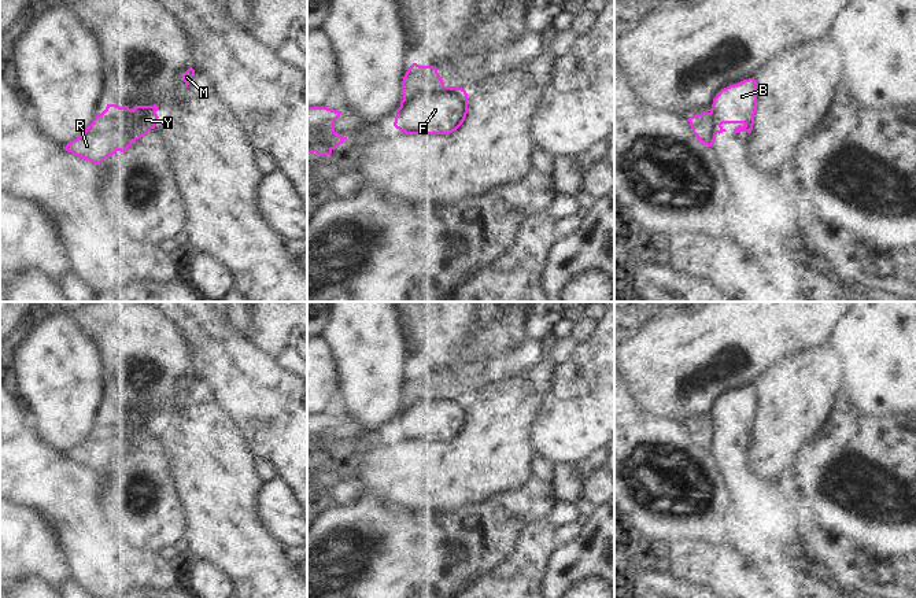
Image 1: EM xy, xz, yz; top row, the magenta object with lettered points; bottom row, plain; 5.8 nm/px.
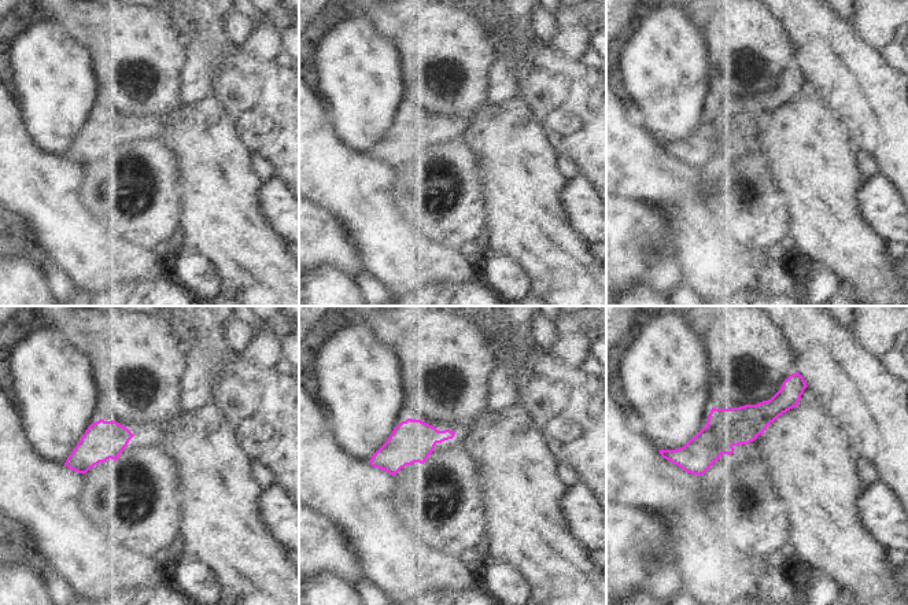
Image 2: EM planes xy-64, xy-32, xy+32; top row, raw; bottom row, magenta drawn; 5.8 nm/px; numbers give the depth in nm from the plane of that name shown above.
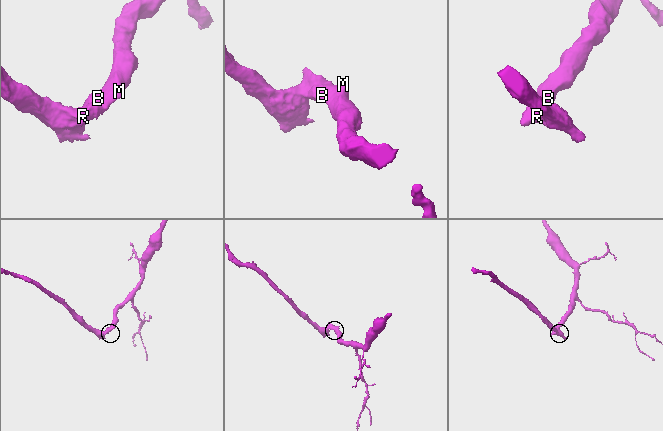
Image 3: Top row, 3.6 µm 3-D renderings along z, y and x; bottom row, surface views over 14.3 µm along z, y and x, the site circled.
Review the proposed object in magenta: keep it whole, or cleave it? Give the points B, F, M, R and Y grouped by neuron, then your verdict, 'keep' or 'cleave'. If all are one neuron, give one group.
groups B F M Y / R; cleave

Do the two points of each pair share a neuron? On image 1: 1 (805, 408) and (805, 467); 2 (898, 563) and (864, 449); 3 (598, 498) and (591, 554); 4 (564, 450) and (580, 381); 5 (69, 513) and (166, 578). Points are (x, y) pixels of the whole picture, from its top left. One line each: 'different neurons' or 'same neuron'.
1: different neurons
2: same neuron
3: different neurons
4: same neuron
5: same neuron

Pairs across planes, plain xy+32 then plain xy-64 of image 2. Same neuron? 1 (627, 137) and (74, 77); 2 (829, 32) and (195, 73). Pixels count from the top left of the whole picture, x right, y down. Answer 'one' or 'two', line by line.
1: two
2: two

